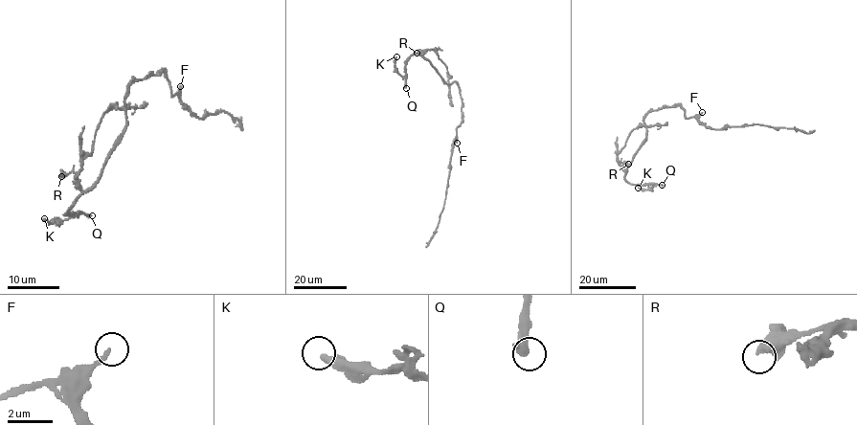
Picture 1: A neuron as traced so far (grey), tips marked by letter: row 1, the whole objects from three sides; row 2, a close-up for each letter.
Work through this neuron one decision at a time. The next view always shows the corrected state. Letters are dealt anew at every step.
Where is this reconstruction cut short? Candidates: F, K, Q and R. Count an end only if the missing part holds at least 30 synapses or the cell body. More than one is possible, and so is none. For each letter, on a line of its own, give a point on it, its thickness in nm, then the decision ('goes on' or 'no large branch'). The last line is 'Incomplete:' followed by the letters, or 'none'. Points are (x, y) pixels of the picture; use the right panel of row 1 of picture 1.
F: at (702, 112); 170 nm thick; no large branch
K: at (638, 188); 400 nm thick; no large branch
Q: at (662, 185); 360 nm thick; goes on
R: at (628, 164); 400 nm thick; no large branch
Incomplete: Q

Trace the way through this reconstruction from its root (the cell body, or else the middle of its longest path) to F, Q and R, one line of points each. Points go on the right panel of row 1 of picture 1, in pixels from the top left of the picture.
F: (659, 108), (680, 105), (687, 118), (702, 112)
Q: (659, 108), (649, 110), (644, 118), (645, 139), (624, 177), (631, 184), (662, 185)
R: (659, 108), (646, 114), (643, 121), (645, 139), (625, 171), (620, 164), (628, 164)

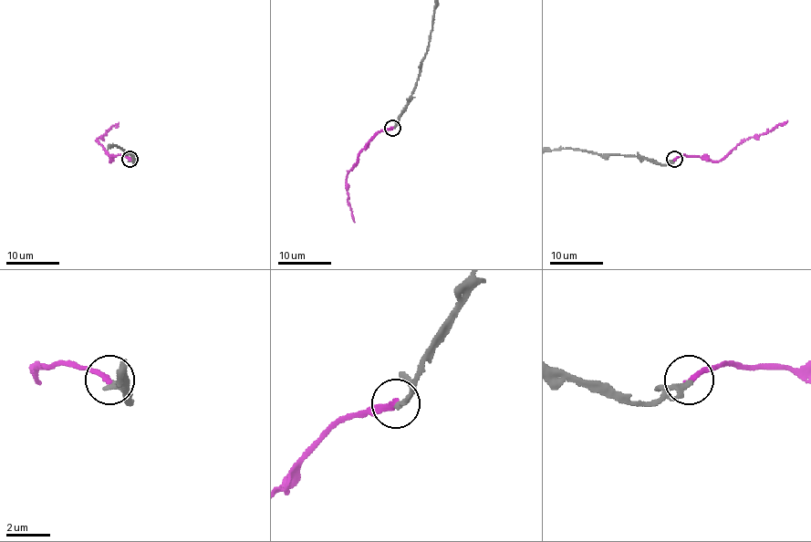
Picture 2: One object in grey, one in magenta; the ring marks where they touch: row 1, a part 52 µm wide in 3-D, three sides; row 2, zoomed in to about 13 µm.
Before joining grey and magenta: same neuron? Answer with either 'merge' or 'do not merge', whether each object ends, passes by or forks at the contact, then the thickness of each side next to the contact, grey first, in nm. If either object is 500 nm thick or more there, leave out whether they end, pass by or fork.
merge | grey ends | magenta ends | 200/240 nm

